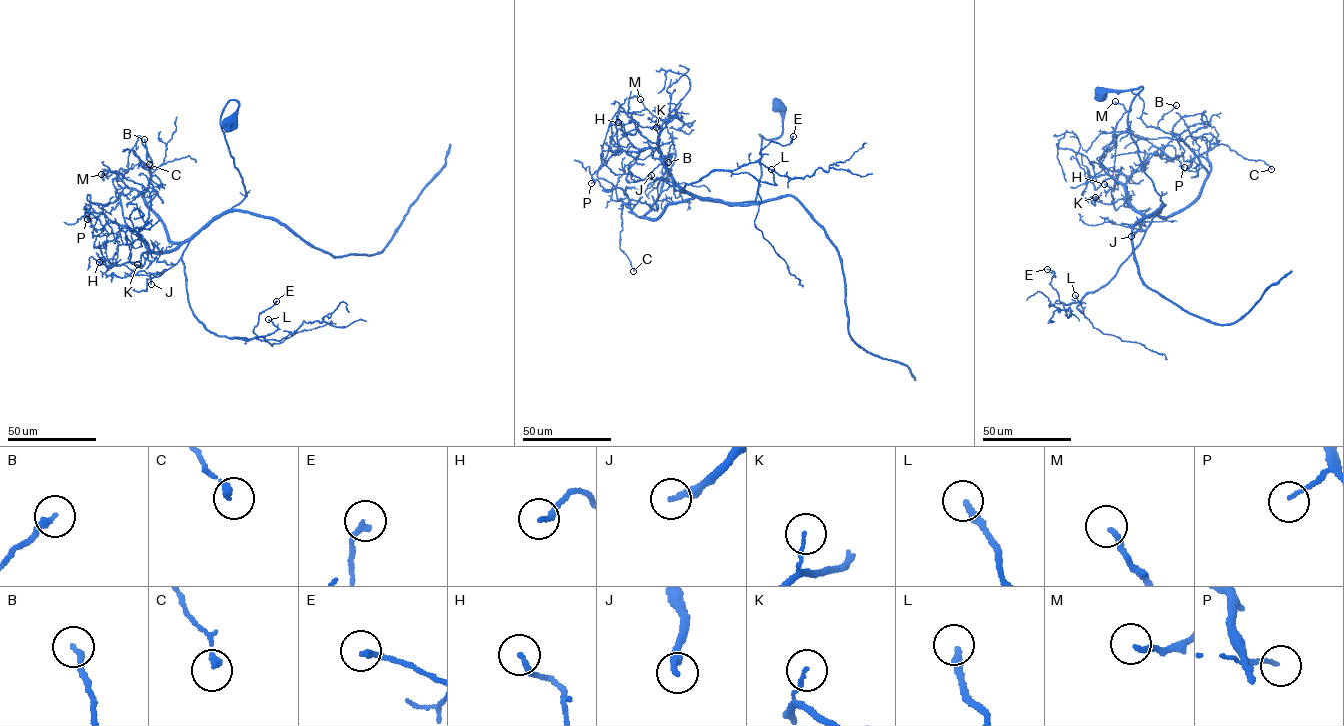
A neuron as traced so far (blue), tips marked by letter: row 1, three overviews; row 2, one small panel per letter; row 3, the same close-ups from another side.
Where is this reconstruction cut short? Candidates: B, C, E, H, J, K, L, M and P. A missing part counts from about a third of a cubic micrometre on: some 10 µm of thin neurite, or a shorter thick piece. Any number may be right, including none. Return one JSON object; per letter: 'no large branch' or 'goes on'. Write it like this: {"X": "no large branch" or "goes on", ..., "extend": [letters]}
{"B": "no large branch", "C": "no large branch", "E": "no large branch", "H": "no large branch", "J": "no large branch", "K": "no large branch", "L": "no large branch", "M": "no large branch", "P": "no large branch", "extend": []}

